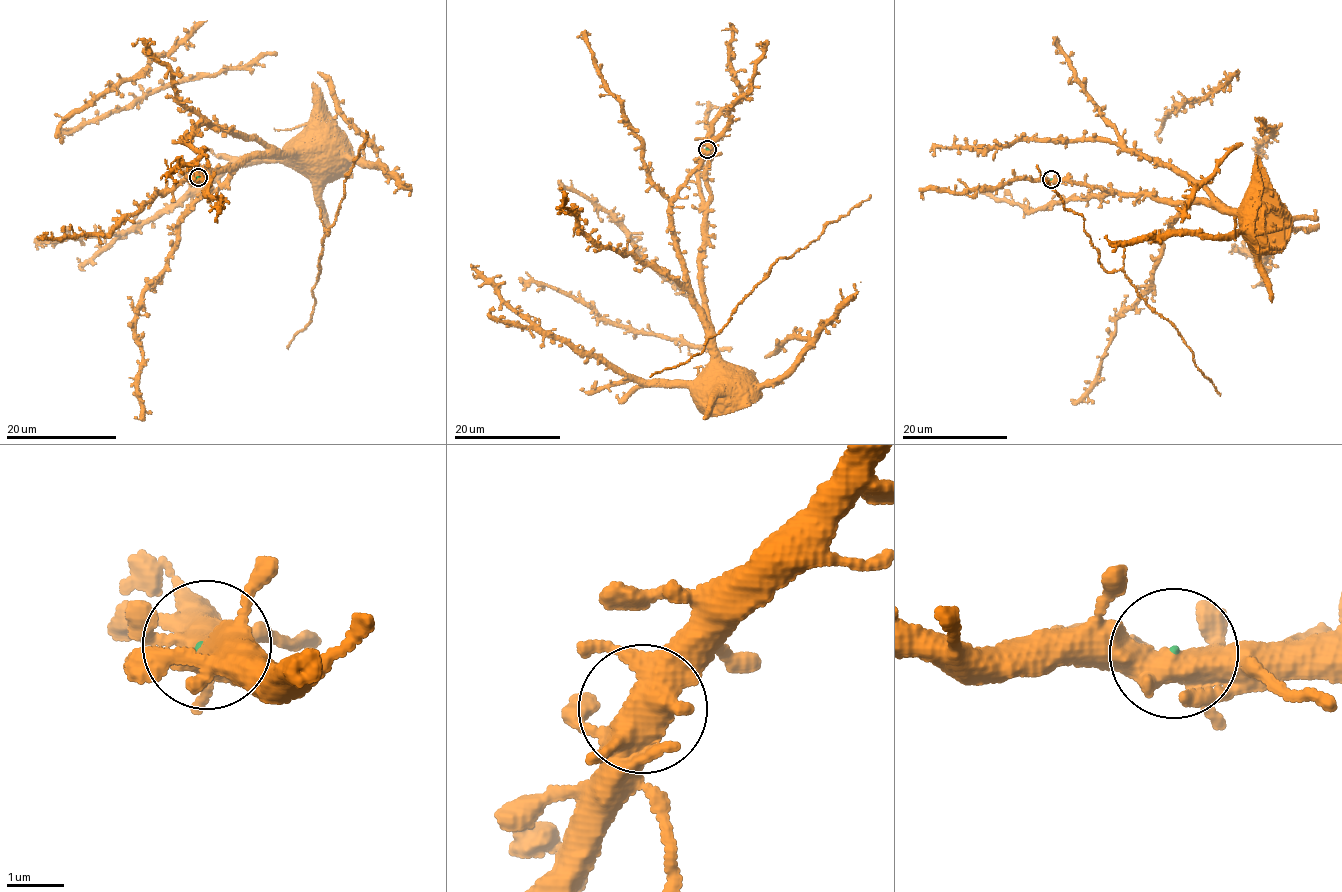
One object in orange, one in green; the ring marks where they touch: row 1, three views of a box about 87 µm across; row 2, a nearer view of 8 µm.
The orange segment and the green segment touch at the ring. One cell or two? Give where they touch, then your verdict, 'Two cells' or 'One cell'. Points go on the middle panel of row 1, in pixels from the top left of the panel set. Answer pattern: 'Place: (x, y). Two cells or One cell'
Place: (707, 149). Two cells

